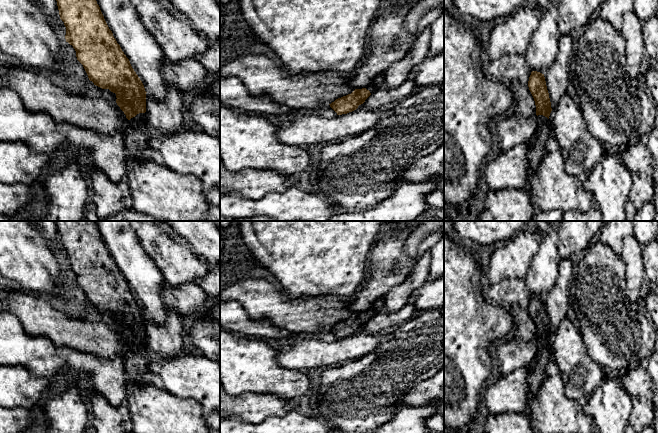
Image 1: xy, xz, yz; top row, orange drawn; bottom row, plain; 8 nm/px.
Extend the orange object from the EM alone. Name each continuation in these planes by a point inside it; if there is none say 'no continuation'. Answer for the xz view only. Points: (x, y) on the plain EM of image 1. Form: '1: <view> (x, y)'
1: xz (376, 307)

